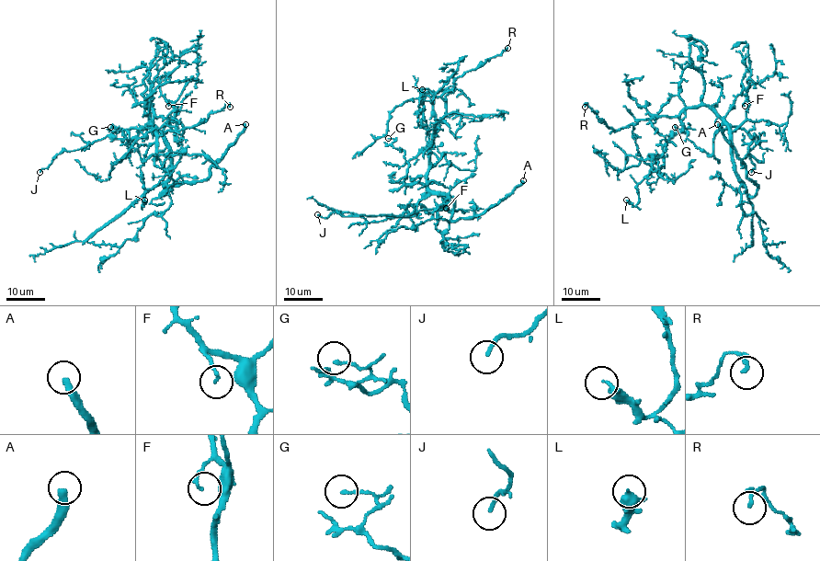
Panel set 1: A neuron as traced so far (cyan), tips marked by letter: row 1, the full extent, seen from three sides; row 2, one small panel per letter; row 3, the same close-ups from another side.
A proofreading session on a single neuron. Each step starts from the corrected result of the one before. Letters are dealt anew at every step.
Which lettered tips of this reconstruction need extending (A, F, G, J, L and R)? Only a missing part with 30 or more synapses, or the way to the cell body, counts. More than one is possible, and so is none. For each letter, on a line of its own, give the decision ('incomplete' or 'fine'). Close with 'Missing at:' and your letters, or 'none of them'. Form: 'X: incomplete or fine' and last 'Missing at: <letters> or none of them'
A: incomplete
F: fine
G: fine
J: fine
L: fine
R: fine
Missing at: A

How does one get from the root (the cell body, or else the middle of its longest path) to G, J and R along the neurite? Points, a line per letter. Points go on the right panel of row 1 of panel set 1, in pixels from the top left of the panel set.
G: (720, 117), (723, 124), (714, 134), (711, 154), (691, 143), (687, 137), (687, 131), (680, 131), (675, 127)
J: (720, 117), (731, 126), (743, 129), (752, 138), (757, 136), (758, 143), (748, 151), (755, 166), (751, 172)
R: (720, 117), (708, 107), (694, 106), (678, 115), (640, 119), (612, 130), (587, 103), (585, 107)

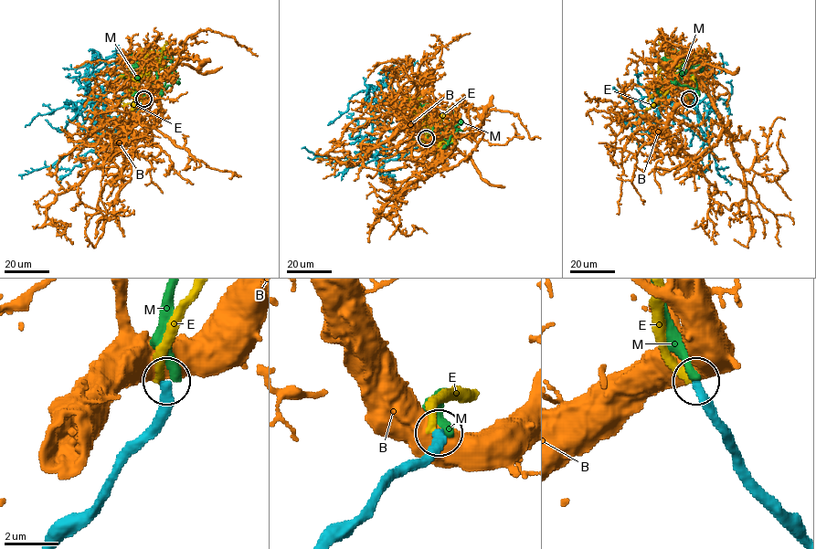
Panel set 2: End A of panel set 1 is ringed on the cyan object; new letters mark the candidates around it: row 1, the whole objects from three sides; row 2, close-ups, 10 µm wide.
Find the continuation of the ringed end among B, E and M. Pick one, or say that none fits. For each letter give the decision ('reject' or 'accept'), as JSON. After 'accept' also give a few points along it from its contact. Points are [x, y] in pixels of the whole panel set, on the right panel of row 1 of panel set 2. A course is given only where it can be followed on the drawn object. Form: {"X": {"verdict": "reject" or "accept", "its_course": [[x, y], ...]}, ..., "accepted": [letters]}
{"B": {"verdict": "reject"}, "E": {"verdict": "reject"}, "M": {"verdict": "reject"}, "accepted": []}

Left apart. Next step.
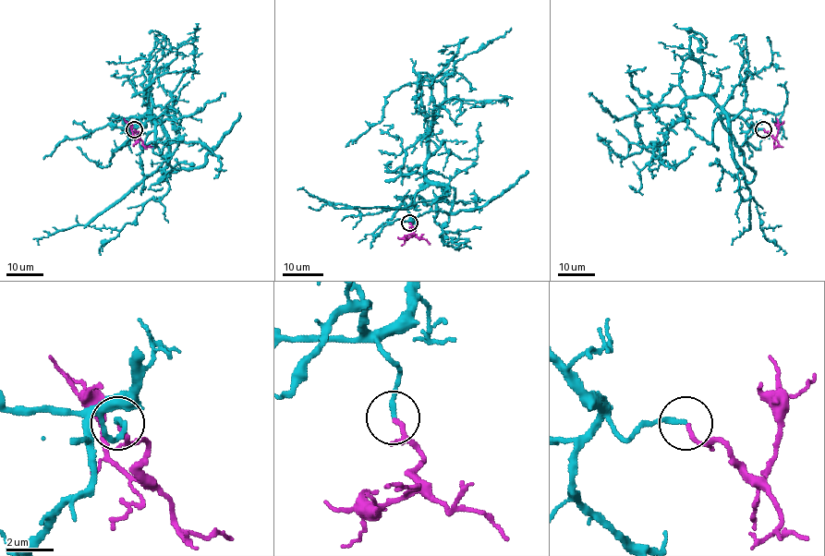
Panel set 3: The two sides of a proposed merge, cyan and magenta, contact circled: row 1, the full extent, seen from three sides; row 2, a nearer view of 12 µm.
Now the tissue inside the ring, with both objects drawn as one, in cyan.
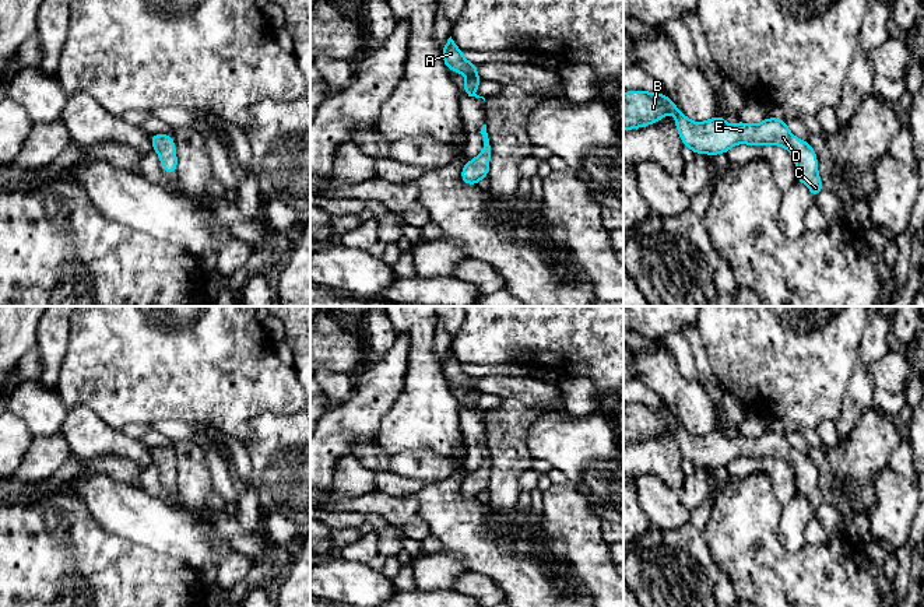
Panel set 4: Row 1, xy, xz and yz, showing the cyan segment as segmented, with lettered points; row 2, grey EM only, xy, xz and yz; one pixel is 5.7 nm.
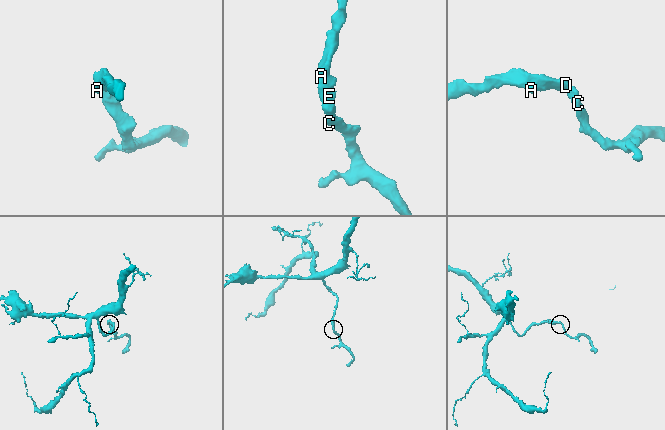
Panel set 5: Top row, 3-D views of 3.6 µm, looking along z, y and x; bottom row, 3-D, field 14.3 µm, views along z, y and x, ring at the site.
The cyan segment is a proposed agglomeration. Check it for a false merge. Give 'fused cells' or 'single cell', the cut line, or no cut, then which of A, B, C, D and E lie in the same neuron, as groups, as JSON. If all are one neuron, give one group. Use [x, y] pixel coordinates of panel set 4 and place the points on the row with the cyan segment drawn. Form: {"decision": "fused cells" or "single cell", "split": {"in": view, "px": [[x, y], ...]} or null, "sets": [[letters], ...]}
{"decision": "single cell", "split": null, "sets": [["A", "B", "C", "D", "E"]]}

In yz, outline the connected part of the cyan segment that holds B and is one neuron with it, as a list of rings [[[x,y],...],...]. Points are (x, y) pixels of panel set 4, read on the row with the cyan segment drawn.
[[[636,90],[623,94],[623,131],[660,122],[670,112],[675,115],[675,127],[682,145],[688,145],[695,154],[726,154],[741,143],[780,145],[791,152],[797,166],[797,180],[809,187],[812,197],[815,199],[823,189],[818,175],[816,152],[808,141],[791,134],[784,119],[767,117],[758,124],[738,120],[734,126],[728,126],[724,116],[716,116],[696,123],[689,120],[667,95]]]

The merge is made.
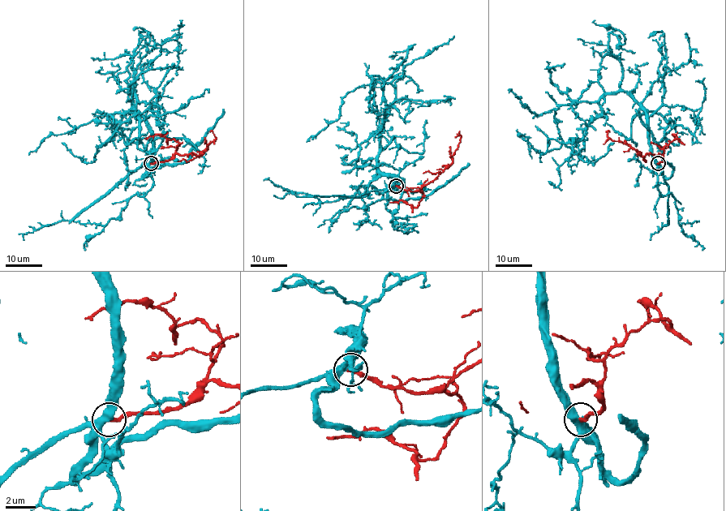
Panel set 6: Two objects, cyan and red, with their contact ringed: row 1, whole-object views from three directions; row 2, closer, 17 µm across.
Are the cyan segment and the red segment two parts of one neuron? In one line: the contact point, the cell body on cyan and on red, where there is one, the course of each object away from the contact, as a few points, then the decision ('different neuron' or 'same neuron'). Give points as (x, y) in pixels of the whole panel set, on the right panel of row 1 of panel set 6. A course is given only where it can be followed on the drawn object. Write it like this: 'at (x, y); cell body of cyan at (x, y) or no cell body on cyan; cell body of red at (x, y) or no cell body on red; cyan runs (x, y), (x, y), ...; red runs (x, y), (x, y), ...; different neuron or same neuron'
at (658, 163); no cell body on cyan; no cell body on red; cyan runs (657, 163), (649, 116), (627, 93), (605, 93), (598, 100), (556, 111), (559, 136), (591, 162), (614, 143); red runs (658, 163), (663, 157), (659, 154), (641, 156), (634, 148), (612, 140), (607, 135), (609, 132); same neuron

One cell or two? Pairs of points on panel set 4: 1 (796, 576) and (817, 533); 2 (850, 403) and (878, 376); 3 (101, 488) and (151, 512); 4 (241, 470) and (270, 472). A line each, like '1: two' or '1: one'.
1: two
2: two
3: one
4: two

